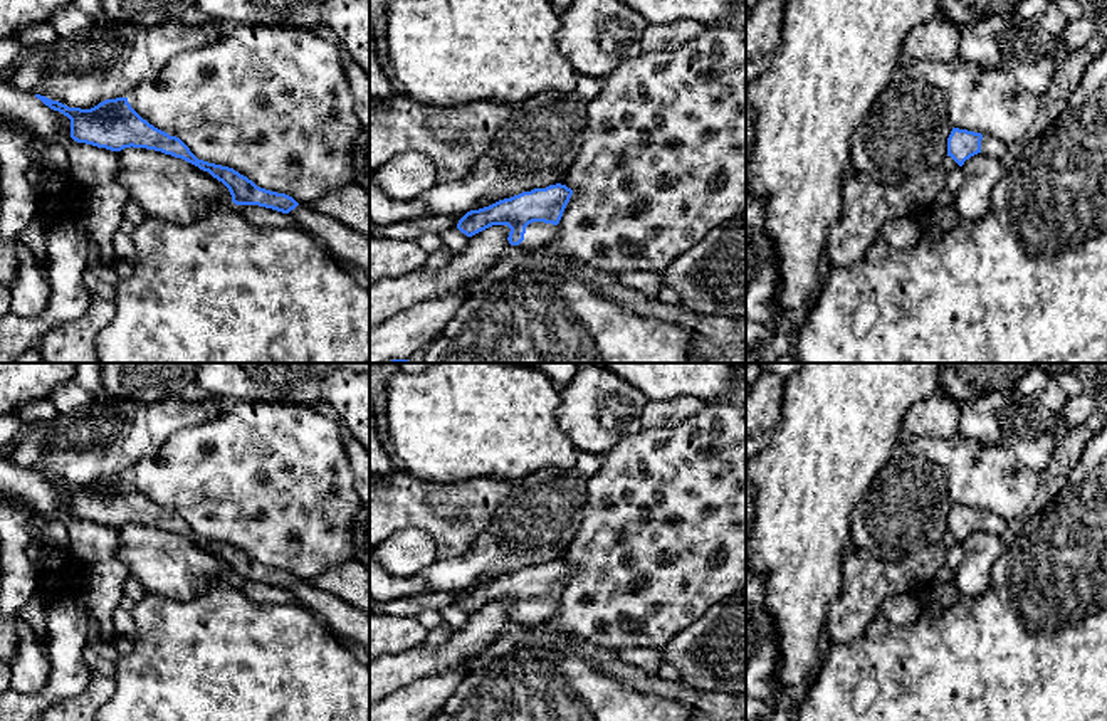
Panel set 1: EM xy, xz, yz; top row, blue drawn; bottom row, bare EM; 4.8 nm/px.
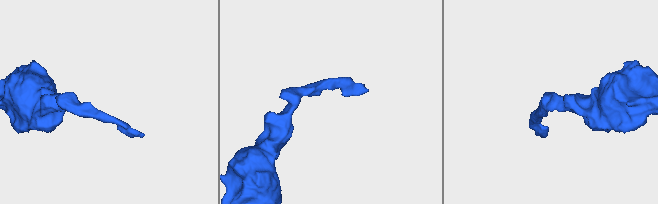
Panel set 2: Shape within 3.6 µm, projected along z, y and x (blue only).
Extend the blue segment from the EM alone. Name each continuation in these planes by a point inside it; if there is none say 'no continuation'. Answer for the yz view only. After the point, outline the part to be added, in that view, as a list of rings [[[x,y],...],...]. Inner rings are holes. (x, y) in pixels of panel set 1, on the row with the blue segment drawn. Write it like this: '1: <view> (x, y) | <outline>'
1: yz (990, 145) | [[[983,136],[981,153],[993,156],[1001,161],[1010,160],[1010,146],[994,136]]]

